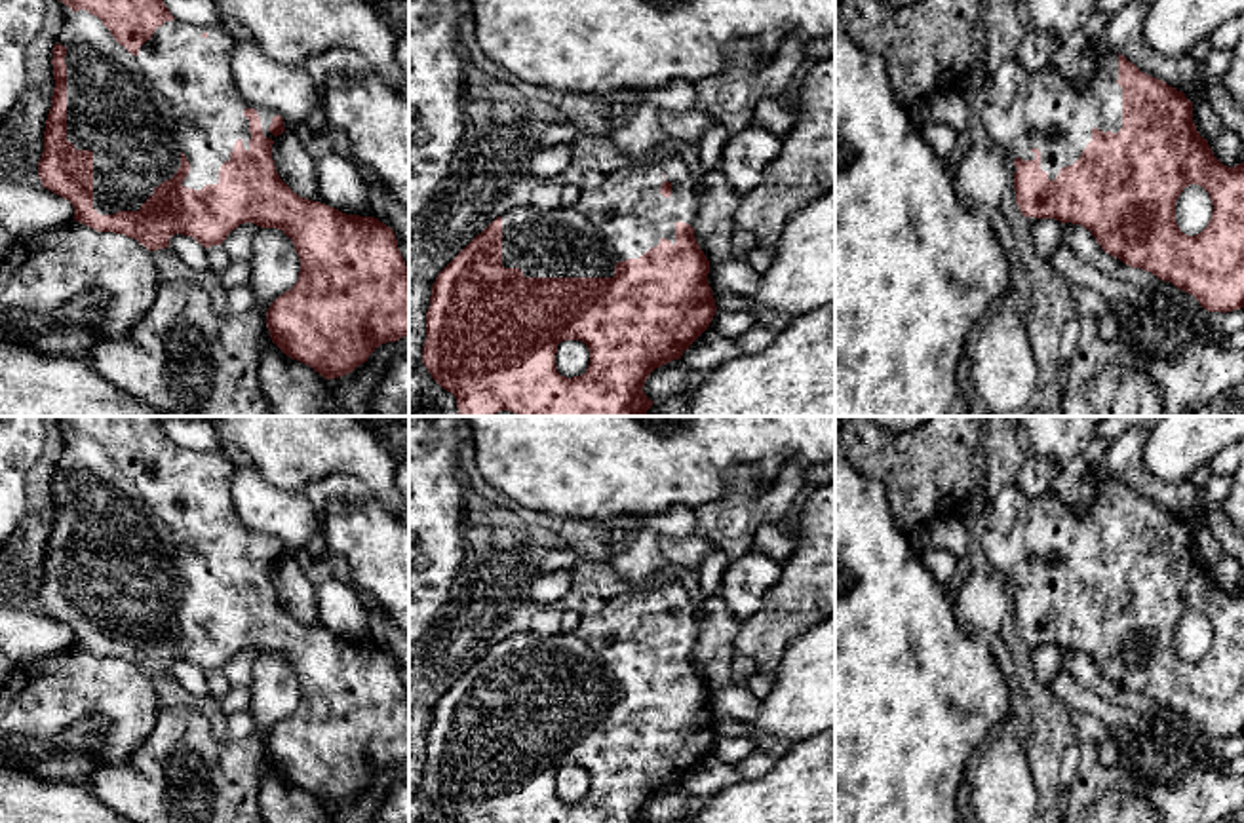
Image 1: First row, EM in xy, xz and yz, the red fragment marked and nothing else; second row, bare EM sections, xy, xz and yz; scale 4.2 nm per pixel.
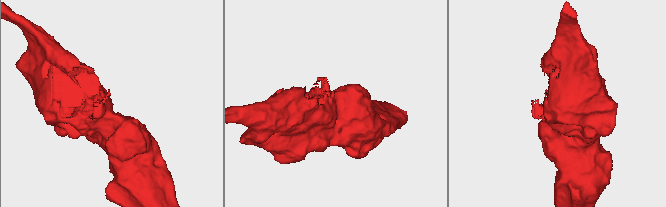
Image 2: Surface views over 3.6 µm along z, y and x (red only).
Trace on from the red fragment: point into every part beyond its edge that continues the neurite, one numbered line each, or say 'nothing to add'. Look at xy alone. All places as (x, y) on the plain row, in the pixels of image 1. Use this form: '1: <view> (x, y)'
1: xy (136, 540)

